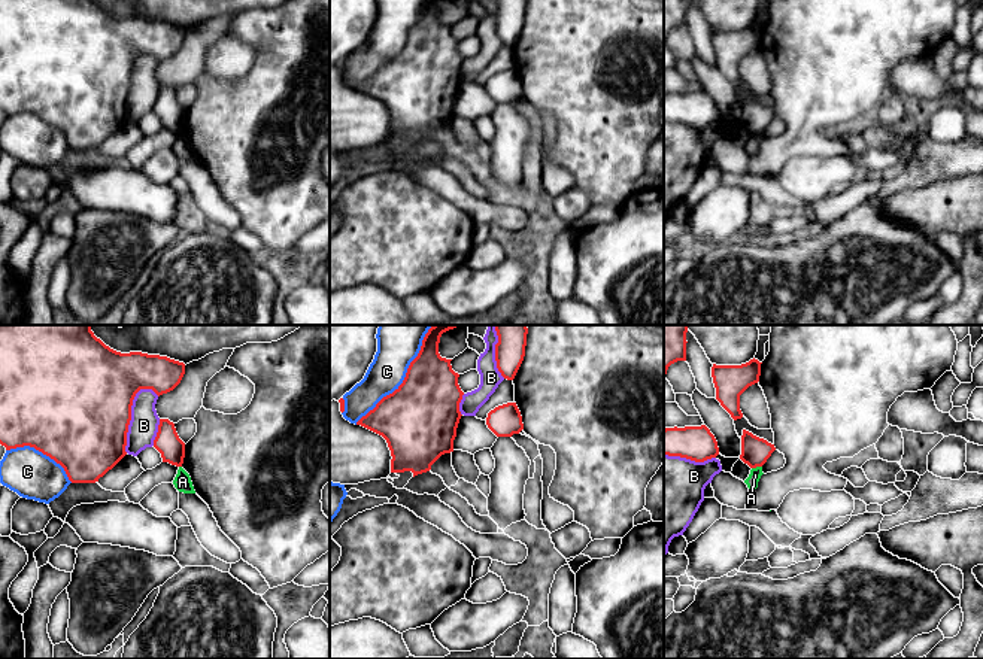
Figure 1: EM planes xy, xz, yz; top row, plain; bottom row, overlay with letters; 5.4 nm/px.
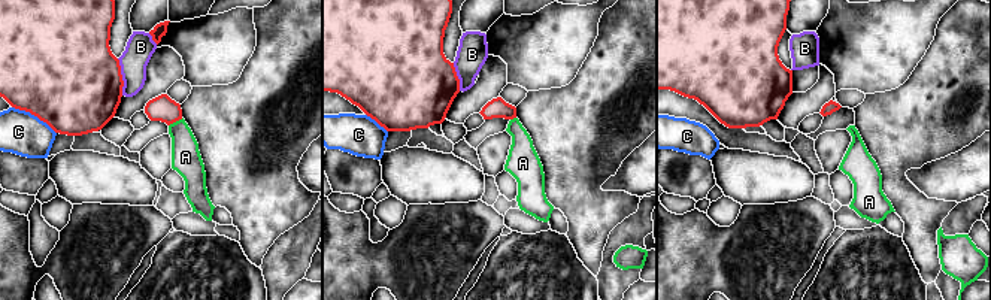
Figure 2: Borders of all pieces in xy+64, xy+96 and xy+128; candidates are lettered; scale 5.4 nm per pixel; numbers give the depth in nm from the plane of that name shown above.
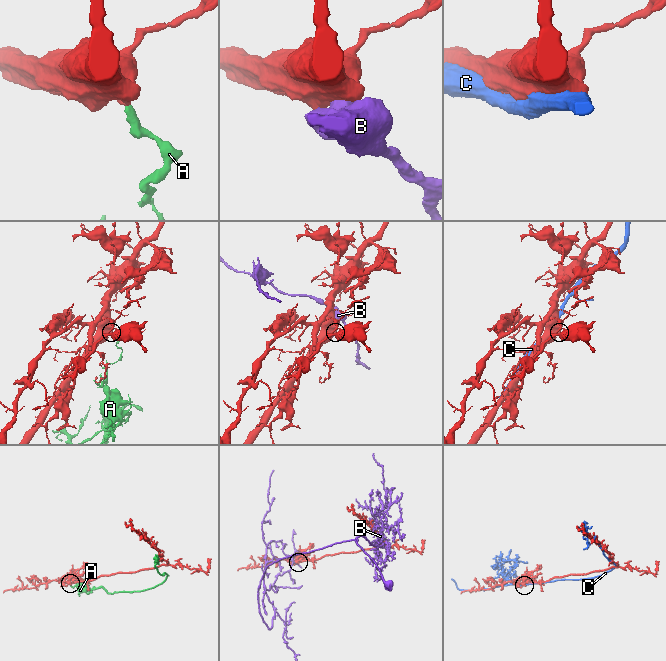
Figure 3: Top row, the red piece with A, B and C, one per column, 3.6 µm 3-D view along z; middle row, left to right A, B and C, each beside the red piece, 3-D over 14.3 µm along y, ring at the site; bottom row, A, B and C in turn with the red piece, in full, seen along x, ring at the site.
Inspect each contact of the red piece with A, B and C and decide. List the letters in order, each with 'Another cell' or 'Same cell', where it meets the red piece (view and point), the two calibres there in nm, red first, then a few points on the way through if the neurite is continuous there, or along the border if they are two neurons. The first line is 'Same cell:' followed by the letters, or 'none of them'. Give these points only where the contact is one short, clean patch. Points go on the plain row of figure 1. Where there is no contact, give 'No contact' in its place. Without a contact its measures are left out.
Same cell: none of them
A: Another cell. Touches red at yz (757, 131). Thickness 150 nm (red) against 70 nm. Boundary: yz (761, 131), (752, 134)
B: Another cell. Touches red at xy (130, 82). Thickness 500 nm (red) against 160 nm
C: Another cell. Touches red at xz (403, 48). Thickness 420 nm (red) against 200 nm

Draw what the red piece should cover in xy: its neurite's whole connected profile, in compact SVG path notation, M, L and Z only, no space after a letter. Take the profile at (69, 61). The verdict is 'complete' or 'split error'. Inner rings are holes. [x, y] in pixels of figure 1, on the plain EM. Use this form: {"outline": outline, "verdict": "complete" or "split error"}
{"outline": "M0 0L0 110L6 116L30 112L60 130L72 149L95 149L125 121L131 72L140 55L152 55L158 63L173 57L185 40L185 30L142 18L121 19L106 12L94 0Z", "verdict": "complete"}

